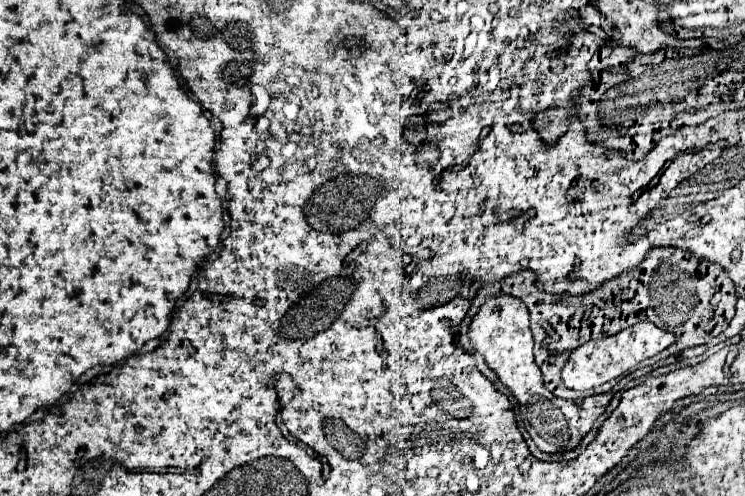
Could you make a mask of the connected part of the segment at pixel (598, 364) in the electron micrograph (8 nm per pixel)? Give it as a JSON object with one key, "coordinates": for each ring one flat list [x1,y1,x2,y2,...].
{"coordinates":[[638,322,614,336,606,336,602,340,590,340,590,342,574,348,562,368,562,382,572,390,588,390,592,386,604,384,608,380,624,374,626,370,638,366,642,360,656,356,658,352,662,352,664,348,674,344,674,340,676,340,676,334,670,334,670,332,654,326,652,322]]}

